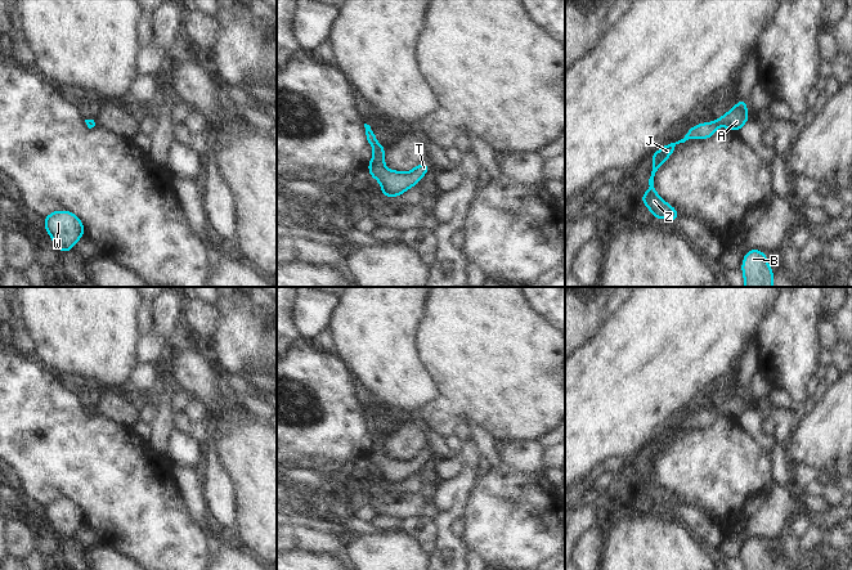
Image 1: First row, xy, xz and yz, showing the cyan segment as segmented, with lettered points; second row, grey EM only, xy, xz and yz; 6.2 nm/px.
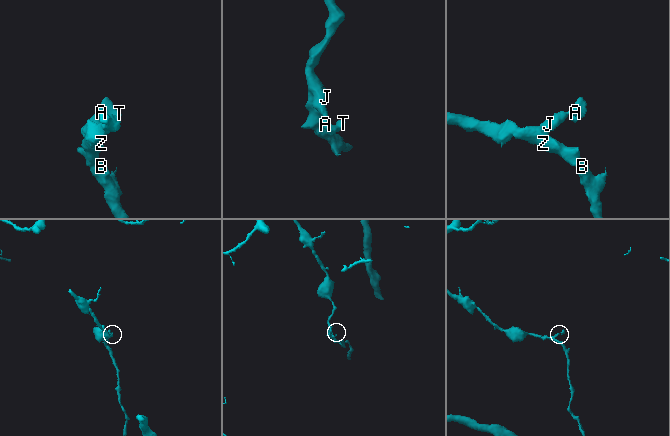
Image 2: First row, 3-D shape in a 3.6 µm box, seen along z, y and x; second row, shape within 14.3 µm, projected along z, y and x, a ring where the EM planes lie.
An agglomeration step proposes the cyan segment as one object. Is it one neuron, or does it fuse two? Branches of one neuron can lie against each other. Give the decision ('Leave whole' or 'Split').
Leave whole.

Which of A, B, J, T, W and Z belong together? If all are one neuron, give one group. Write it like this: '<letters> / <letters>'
A B J T W Z

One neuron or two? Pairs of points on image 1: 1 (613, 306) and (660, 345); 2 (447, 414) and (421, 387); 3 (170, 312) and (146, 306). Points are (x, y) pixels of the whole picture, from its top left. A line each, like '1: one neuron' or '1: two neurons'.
1: two neurons
2: two neurons
3: two neurons

